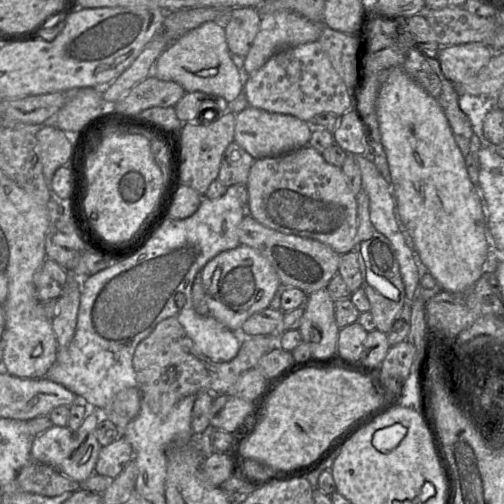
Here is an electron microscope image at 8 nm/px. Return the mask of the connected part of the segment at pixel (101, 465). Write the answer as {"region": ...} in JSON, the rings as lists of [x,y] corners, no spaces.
{"region":[[[120,436],[100,449],[94,473],[107,478],[116,478],[133,459],[134,451],[129,441]]]}

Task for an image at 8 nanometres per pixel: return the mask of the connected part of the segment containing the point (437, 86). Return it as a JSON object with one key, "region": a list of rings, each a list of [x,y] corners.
{"region":[[[375,19],[368,30],[368,54],[364,59],[364,81],[357,99],[357,109],[370,132],[368,137],[368,149],[371,151],[371,154],[368,155],[368,157],[375,164],[384,179],[391,184],[391,173],[387,162],[386,152],[381,141],[376,113],[376,101],[379,90],[392,68],[402,69],[413,81],[438,101],[447,117],[455,141],[464,156],[469,178],[475,187],[481,204],[483,205],[483,214],[486,218],[486,201],[478,180],[480,171],[479,151],[483,144],[473,132],[468,116],[460,108],[455,85],[443,76],[438,61],[425,57],[417,48],[401,43],[401,29],[397,31],[397,26],[392,20]]]}

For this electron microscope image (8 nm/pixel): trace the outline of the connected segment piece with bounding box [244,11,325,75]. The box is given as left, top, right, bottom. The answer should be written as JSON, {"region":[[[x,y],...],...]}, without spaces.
{"region":[[[290,11],[262,13],[257,35],[244,58],[245,75],[260,69],[279,51],[317,41],[324,26]]]}

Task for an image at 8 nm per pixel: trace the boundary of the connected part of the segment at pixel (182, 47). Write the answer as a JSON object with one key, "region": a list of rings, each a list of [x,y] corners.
{"region":[[[208,21],[171,42],[158,56],[152,74],[173,81],[186,92],[200,91],[233,102],[244,89],[245,76],[231,59],[222,22]]]}

